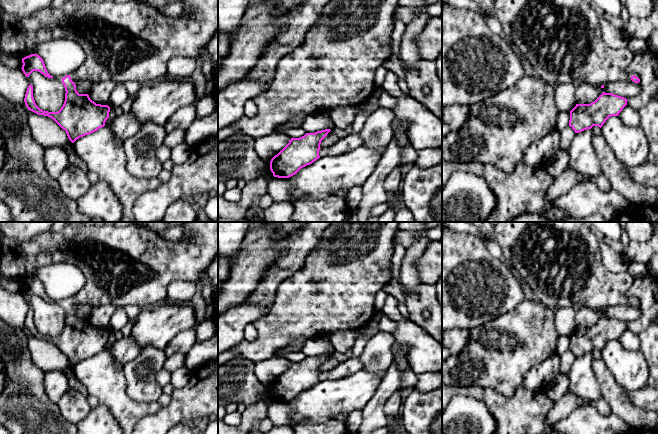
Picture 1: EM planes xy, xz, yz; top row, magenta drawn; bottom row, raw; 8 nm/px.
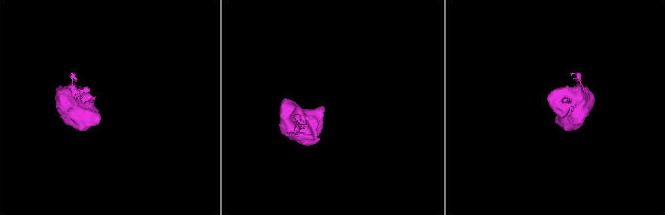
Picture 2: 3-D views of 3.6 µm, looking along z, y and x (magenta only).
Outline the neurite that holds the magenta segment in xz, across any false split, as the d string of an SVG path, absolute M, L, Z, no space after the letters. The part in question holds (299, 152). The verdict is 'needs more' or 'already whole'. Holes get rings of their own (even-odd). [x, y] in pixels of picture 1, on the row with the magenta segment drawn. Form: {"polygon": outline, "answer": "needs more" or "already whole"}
{"polygon": "M330 129L306 133L300 138L291 138L289 143L270 161L270 170L274 177L289 178L301 168L320 158L321 141Z", "answer": "already whole"}

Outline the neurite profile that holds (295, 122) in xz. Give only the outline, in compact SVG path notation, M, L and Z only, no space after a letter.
M293 117L292 119L290 119L288 122L283 123L279 126L276 126L273 131L274 132L281 132L285 129L289 129L289 128L297 128L297 127L301 127L302 123L303 123L303 118L301 117Z

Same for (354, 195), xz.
M362 185L354 186L346 193L346 202L350 210L356 210L362 200Z

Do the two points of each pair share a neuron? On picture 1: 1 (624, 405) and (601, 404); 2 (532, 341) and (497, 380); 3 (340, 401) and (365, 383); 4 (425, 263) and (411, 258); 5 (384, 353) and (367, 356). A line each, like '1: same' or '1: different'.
1: different
2: same
3: same
4: different
5: same

